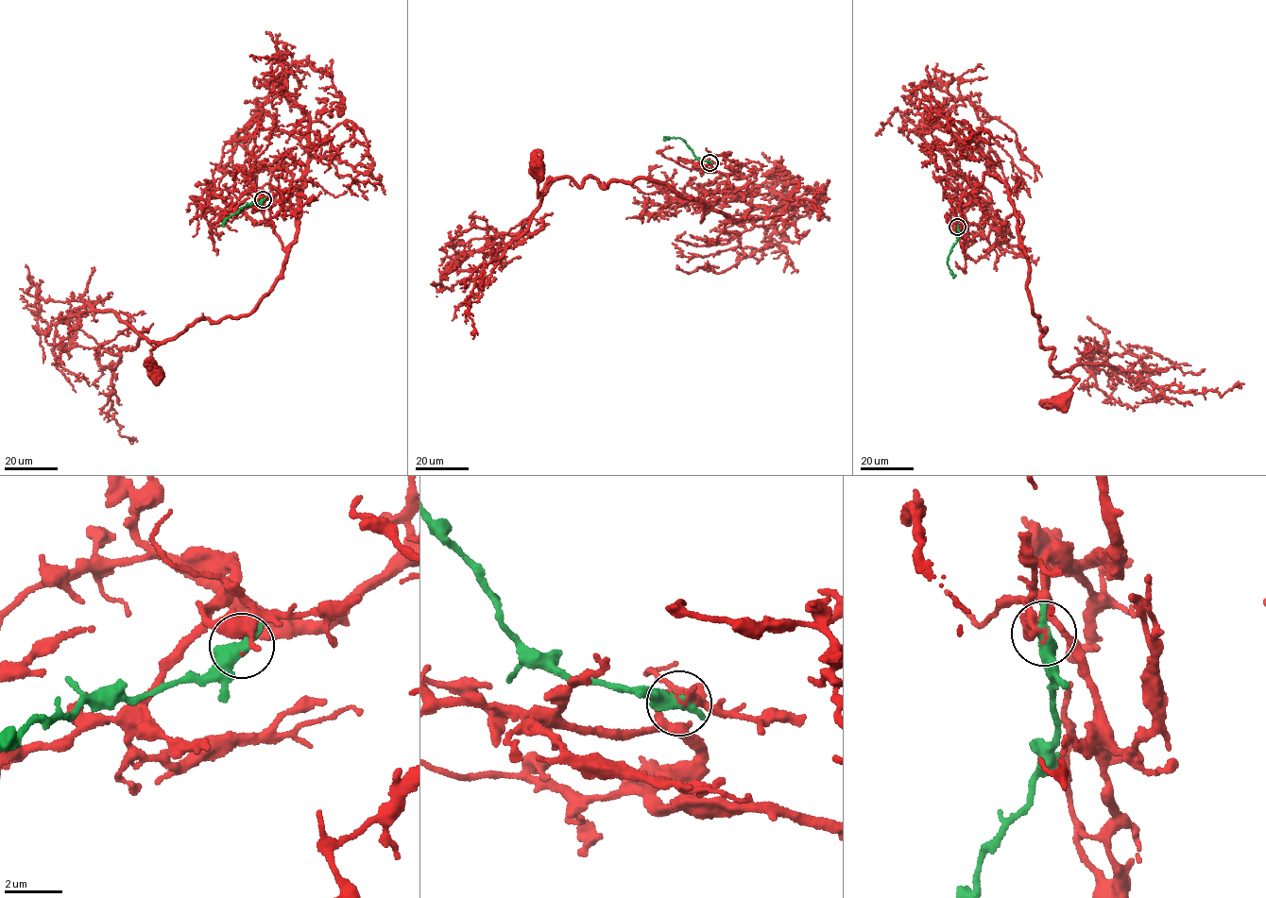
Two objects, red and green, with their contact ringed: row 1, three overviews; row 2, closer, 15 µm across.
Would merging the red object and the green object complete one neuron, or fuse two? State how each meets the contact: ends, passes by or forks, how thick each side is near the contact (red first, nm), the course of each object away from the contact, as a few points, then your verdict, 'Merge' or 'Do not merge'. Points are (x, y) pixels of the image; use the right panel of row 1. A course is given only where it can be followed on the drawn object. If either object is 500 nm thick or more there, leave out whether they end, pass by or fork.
Thickness 280 nm (red) against 600 nm. Course of red: (957, 227), (983, 174), (995, 175), (1013, 208), (1041, 345), (1075, 381), (1064, 400). Course of green: (957, 227), (958, 237), (947, 263), (953, 278). Merge

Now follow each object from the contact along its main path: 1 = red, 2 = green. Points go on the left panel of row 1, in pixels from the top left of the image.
1: (264, 199), (258, 192), (305, 183), (273, 289), (245, 315), (196, 321), (159, 342), (156, 372)
2: (263, 199), (243, 207), (227, 218), (224, 226)

